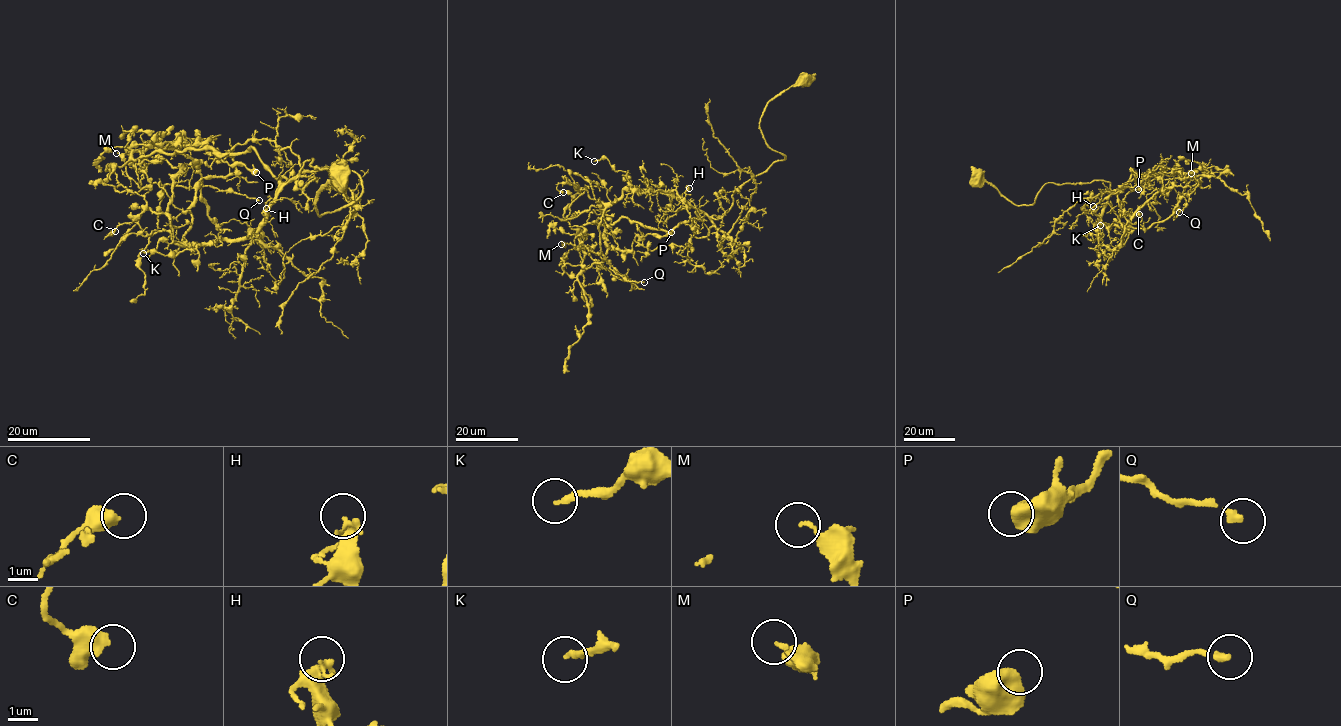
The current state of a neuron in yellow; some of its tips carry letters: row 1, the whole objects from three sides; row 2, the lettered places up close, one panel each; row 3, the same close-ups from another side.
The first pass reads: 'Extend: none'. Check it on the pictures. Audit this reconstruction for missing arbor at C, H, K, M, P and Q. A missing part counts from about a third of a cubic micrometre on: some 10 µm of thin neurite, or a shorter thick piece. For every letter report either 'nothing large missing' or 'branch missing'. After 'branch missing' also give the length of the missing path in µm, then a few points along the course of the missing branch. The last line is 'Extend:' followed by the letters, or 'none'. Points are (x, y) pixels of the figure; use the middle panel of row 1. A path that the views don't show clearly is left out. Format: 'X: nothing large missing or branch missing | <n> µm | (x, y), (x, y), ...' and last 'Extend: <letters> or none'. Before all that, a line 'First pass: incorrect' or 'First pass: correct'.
First pass: correct
C: nothing large missing
H: nothing large missing
K: nothing large missing
M: nothing large missing
P: nothing large missing
Q: nothing large missing
Extend: none

